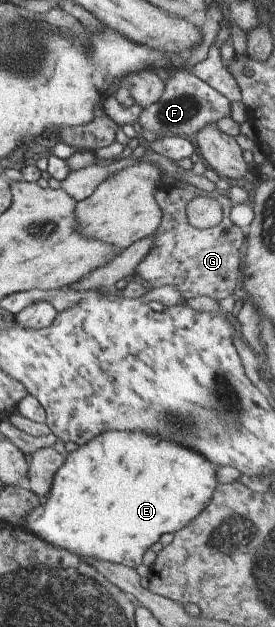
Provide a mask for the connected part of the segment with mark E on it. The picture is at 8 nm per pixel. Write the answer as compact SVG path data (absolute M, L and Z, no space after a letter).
M107 431L94 436L85 444L79 445L76 450L69 453L63 464L54 474L49 494L43 499L39 506L28 512L26 522L21 526L25 531L33 533L36 537L59 549L68 550L77 558L84 560L85 557L97 559L98 561L109 561L115 564L122 564L129 568L135 568L142 564L143 553L150 546L157 542L161 534L165 532L177 532L201 512L205 505L211 500L212 494L218 485L215 479L214 464L207 460L200 452L189 448L187 445L176 443L169 439L160 439L157 435L147 434L145 431Z

